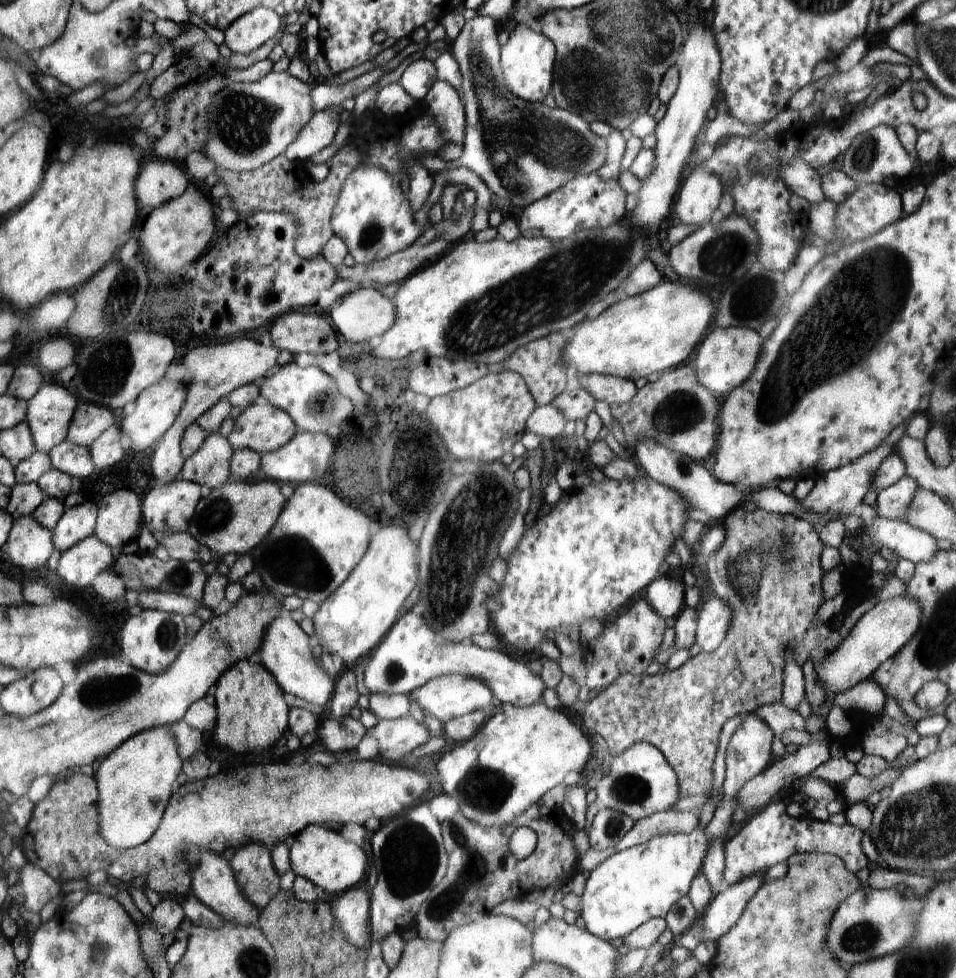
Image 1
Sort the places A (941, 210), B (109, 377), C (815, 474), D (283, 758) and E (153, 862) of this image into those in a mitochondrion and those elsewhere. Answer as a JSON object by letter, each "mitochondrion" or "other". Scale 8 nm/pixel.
{"A":"other","B":"mitochondrion","C":"other","D":"other","E":"other"}

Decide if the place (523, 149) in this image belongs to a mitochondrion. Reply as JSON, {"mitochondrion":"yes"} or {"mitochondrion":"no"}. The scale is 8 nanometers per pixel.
{"mitochondrion":"yes"}

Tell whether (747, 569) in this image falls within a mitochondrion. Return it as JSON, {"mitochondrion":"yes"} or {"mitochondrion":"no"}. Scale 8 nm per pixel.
{"mitochondrion":"yes"}

